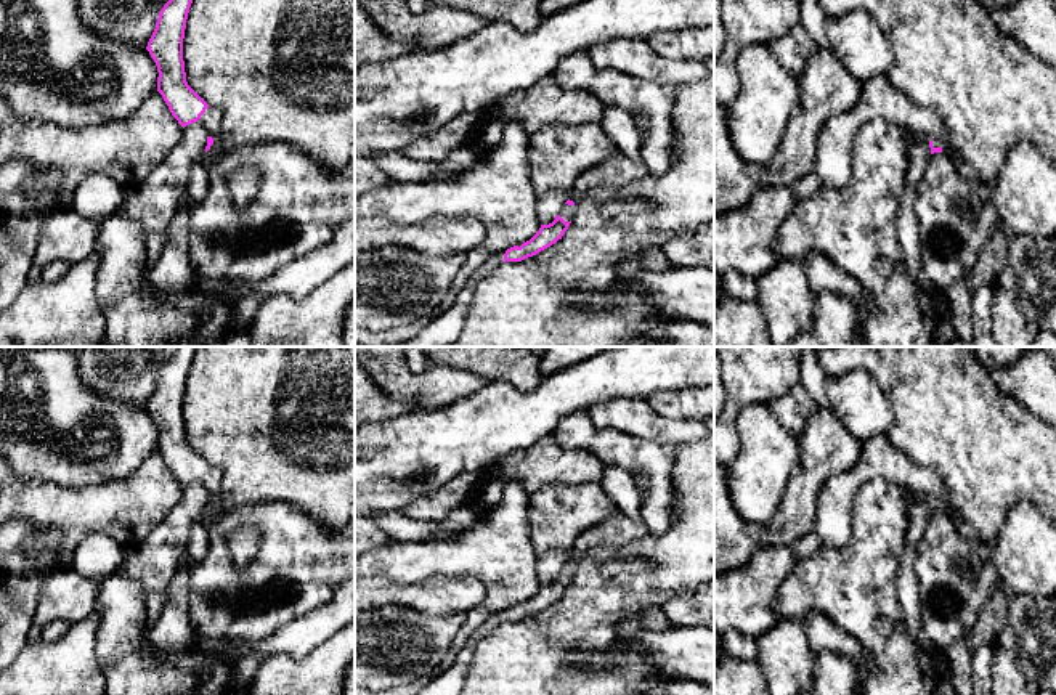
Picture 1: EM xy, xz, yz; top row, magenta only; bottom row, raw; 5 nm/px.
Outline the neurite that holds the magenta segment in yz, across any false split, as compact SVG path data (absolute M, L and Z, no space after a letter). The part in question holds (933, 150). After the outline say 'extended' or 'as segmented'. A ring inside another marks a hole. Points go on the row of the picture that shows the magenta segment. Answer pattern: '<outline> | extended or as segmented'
M876 75L862 87L860 101L843 114L831 116L817 136L814 173L822 186L841 188L851 178L851 148L857 130L871 120L897 125L916 140L910 143L905 189L896 222L897 241L910 276L932 295L936 313L948 319L947 297L931 284L921 265L920 225L915 212L918 188L929 157L942 152L947 128L931 108L912 104L886 75Z | extended

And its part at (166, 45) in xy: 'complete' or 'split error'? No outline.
split error

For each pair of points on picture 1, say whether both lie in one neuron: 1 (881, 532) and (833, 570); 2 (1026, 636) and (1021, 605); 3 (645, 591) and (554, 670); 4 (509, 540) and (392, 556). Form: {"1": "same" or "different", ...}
{"1": "same", "2": "same", "3": "same", "4": "same"}

